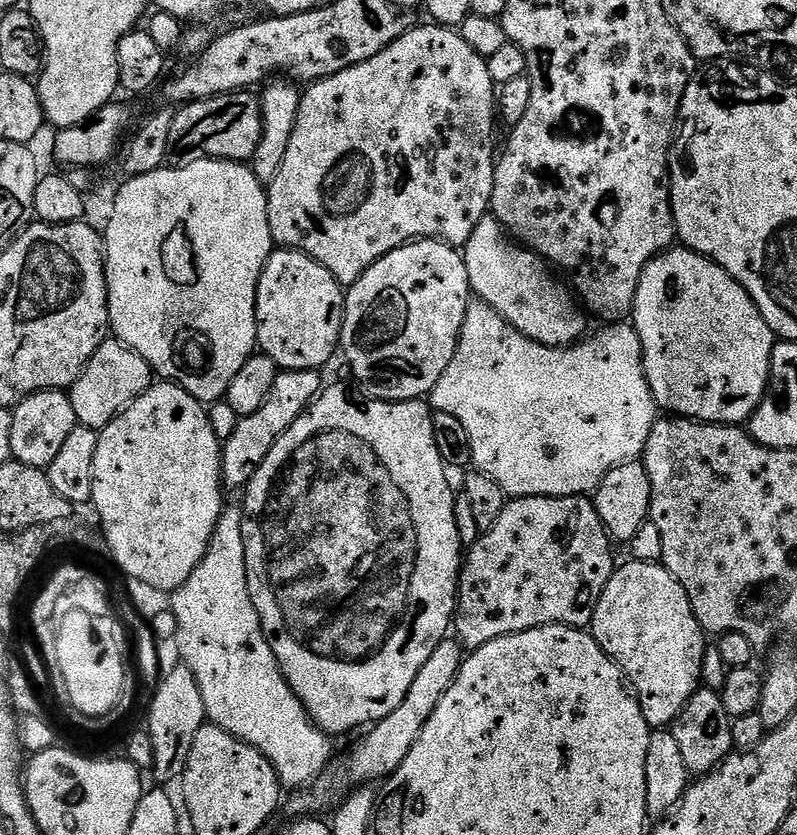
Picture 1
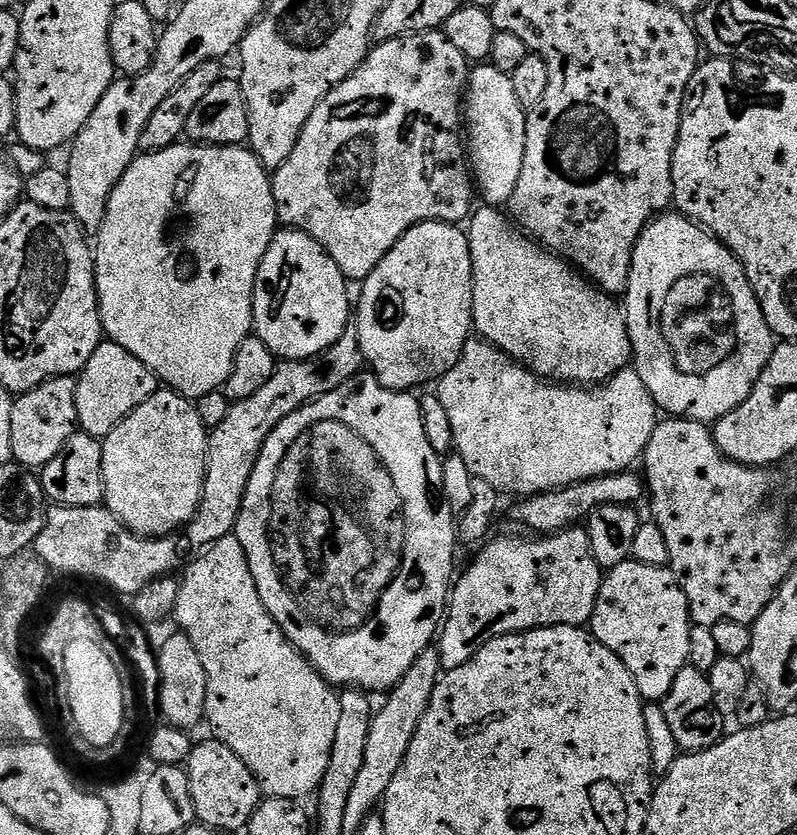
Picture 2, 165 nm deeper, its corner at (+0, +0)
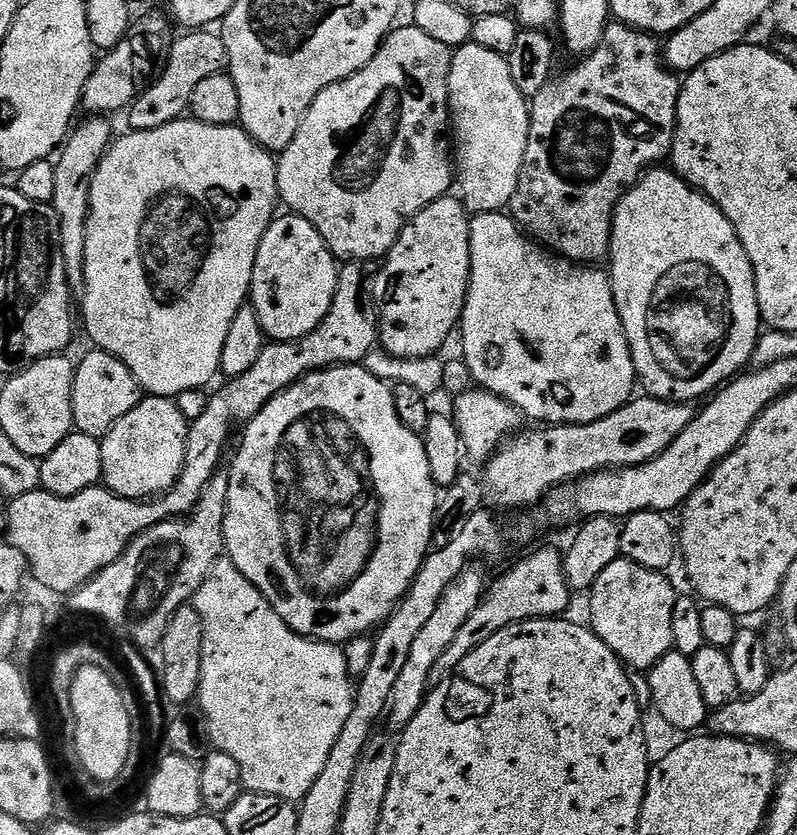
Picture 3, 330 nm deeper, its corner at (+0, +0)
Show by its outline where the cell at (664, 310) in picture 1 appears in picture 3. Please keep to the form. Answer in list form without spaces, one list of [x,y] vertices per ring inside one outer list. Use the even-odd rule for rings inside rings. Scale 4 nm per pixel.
[[[656,166],[644,173],[633,188],[627,189],[616,206],[616,214],[612,217],[612,251],[610,253],[610,279],[616,309],[624,327],[624,333],[630,346],[632,361],[636,367],[636,378],[639,387],[653,400],[667,400],[678,404],[696,402],[699,396],[707,397],[715,393],[721,386],[729,383],[741,370],[749,367],[748,359],[753,359],[756,341],[762,335],[760,307],[756,297],[756,279],[750,258],[734,230],[734,226],[722,214],[722,210],[713,200],[702,192],[697,192],[692,185],[676,175],[668,166]]]

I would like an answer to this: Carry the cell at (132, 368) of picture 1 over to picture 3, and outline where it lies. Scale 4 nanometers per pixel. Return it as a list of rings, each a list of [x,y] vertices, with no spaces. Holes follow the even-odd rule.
[[[91,350],[75,365],[72,378],[72,423],[75,431],[102,438],[142,399],[142,389],[134,374],[117,356]]]

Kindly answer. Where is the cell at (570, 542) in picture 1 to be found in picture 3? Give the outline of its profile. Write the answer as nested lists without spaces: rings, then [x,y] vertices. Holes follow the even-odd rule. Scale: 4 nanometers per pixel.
[[[544,548],[541,552],[518,561],[501,580],[496,580],[493,584],[491,581],[474,614],[470,614],[462,630],[454,634],[454,642],[450,642],[446,654],[441,654],[438,662],[434,662],[428,679],[429,689],[437,688],[462,662],[462,658],[466,658],[466,654],[478,650],[478,646],[482,646],[486,638],[498,634],[498,630],[511,624],[521,624],[524,620],[556,618],[567,613],[564,611],[568,608],[568,595],[570,589],[564,573],[564,558],[559,551],[556,553],[552,548]]]

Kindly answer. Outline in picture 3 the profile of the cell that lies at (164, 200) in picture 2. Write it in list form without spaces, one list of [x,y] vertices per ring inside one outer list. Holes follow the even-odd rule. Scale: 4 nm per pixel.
[[[185,118],[183,120],[175,120],[158,130],[148,130],[146,132],[129,131],[128,136],[124,136],[115,141],[109,147],[108,153],[100,160],[99,167],[92,175],[92,189],[90,190],[90,210],[88,211],[88,225],[86,226],[86,258],[84,259],[84,291],[82,299],[84,299],[84,328],[88,331],[88,336],[93,340],[95,347],[101,352],[108,352],[112,356],[117,356],[124,365],[131,370],[134,378],[139,382],[141,389],[145,393],[154,396],[167,396],[175,398],[183,392],[195,392],[203,389],[204,384],[208,384],[212,380],[212,375],[220,372],[220,359],[222,358],[222,346],[226,346],[226,334],[230,334],[230,322],[234,322],[234,318],[238,314],[238,310],[245,307],[246,301],[249,299],[252,291],[252,275],[254,274],[254,262],[258,254],[258,246],[262,242],[262,238],[266,234],[266,230],[272,225],[274,217],[277,215],[278,201],[280,200],[280,191],[278,190],[278,178],[276,177],[276,161],[277,157],[269,152],[267,148],[263,148],[260,144],[255,144],[248,137],[247,132],[239,126],[210,126],[203,124],[201,120],[195,118]]]

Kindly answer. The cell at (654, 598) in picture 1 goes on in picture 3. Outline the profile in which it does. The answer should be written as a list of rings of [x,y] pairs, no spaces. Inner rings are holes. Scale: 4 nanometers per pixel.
[[[621,558],[610,562],[590,589],[587,597],[588,616],[592,619],[590,627],[629,669],[651,670],[667,652],[673,651],[672,611],[678,589],[666,577],[664,572],[655,572]]]

